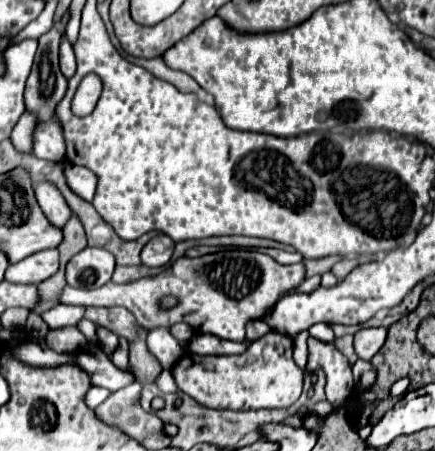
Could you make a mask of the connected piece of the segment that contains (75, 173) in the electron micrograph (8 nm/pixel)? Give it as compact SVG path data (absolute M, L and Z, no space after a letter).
M65 164L65 176L67 176L65 180L67 180L67 186L71 188L71 192L75 192L85 202L93 200L97 186L97 177L88 172L87 168Z

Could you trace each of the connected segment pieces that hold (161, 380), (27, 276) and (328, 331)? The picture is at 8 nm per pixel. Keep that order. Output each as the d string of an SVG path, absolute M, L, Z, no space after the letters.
M163 370L163 372L157 376L155 384L157 384L157 388L159 388L161 392L165 392L165 394L179 392L179 388L177 388L177 384L175 384L175 380L173 380L173 376L171 376L169 370Z
M43 250L27 256L25 260L11 264L5 272L5 280L15 284L39 284L53 276L59 268L59 252Z
M315 324L313 328L309 328L309 334L321 342L333 342L335 340L335 334L333 334L333 328L329 324Z

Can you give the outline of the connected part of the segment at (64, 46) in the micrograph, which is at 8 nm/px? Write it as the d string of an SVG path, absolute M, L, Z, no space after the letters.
M67 38L61 42L61 52L59 52L59 62L61 62L61 72L65 78L71 78L75 72L75 56L73 56L73 46Z

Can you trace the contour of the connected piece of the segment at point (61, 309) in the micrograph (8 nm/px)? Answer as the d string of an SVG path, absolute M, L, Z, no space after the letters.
M53 306L51 310L43 312L41 318L53 326L53 328L61 328L61 326L75 326L81 318L83 318L85 308L77 308L77 306Z

